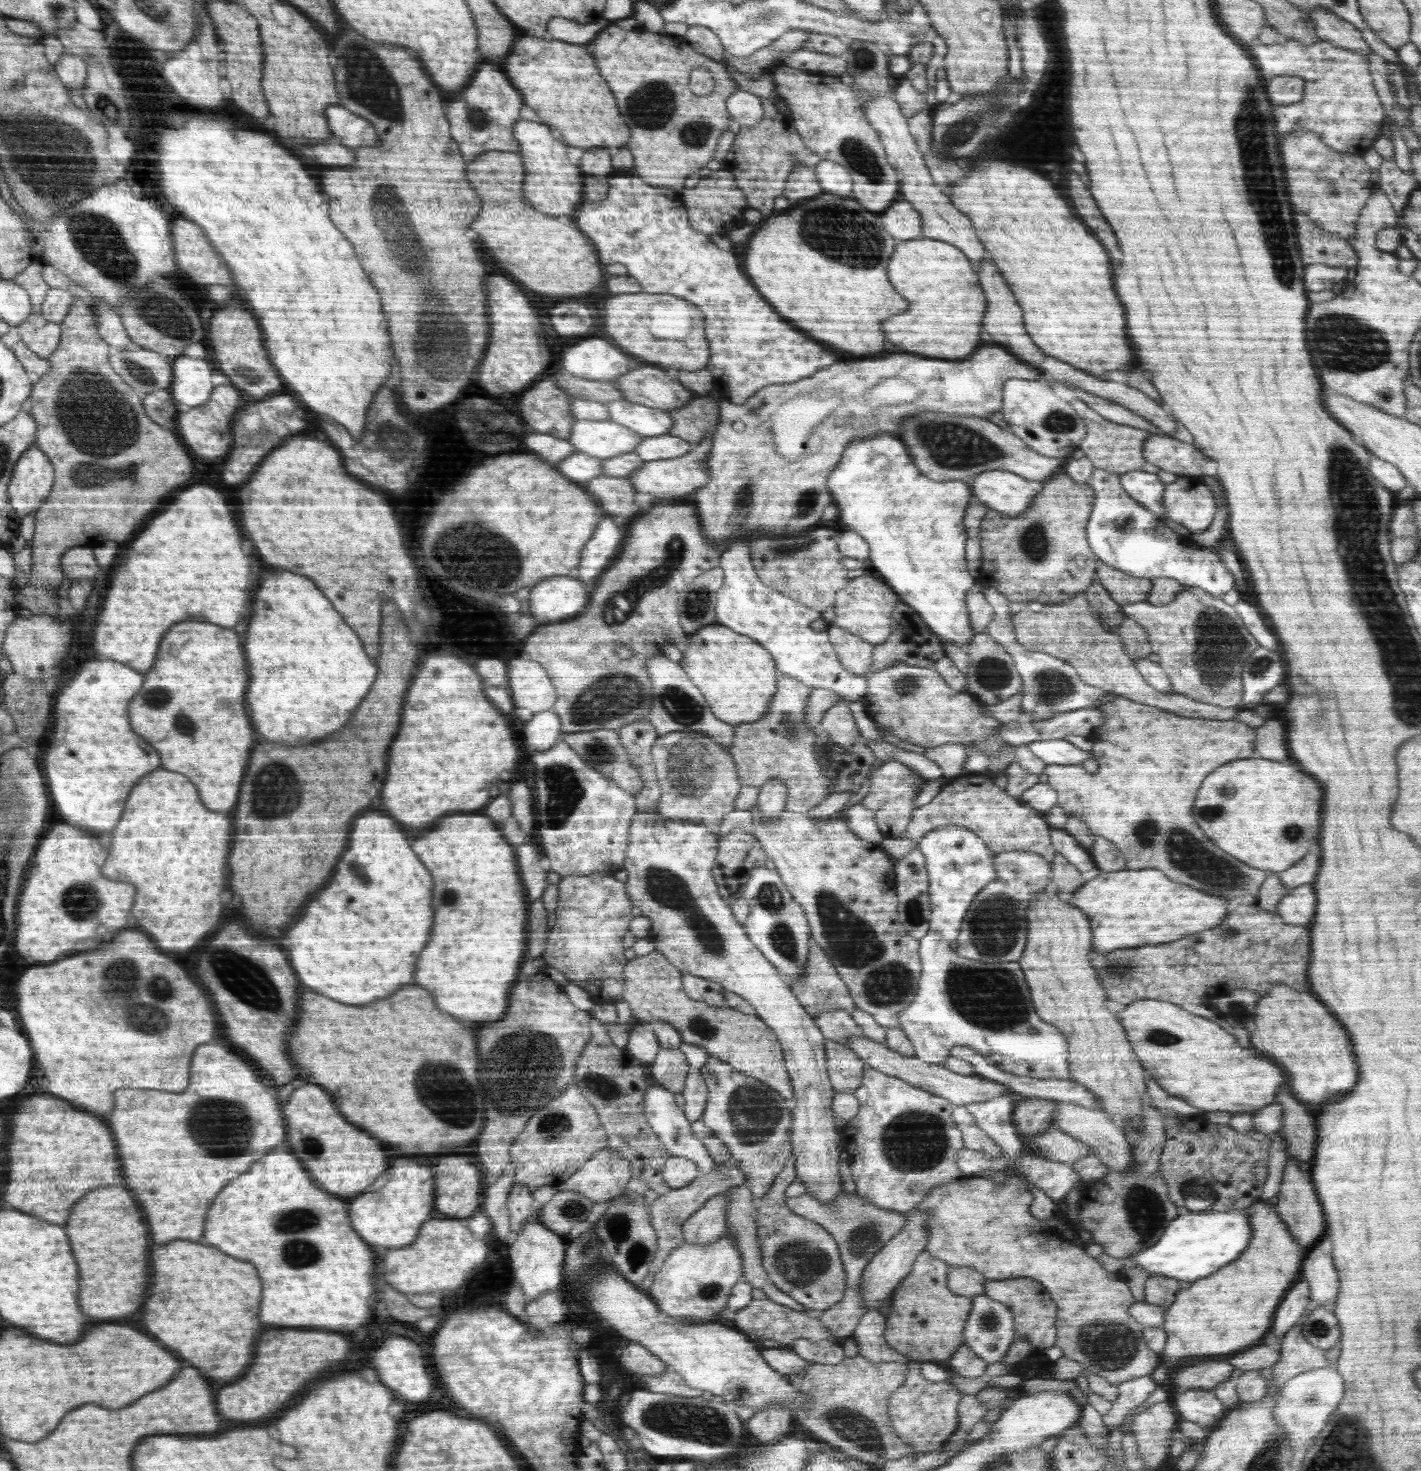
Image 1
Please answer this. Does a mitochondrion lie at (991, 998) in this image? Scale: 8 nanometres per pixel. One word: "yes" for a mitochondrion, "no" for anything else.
yes

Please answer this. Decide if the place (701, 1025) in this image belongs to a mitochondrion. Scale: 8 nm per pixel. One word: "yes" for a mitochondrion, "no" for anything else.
yes

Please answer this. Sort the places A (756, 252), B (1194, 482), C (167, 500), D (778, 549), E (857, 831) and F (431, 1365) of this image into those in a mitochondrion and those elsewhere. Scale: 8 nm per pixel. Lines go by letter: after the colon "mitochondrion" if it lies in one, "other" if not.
A: other
B: other
C: other
D: mitochondrion
E: other
F: other

